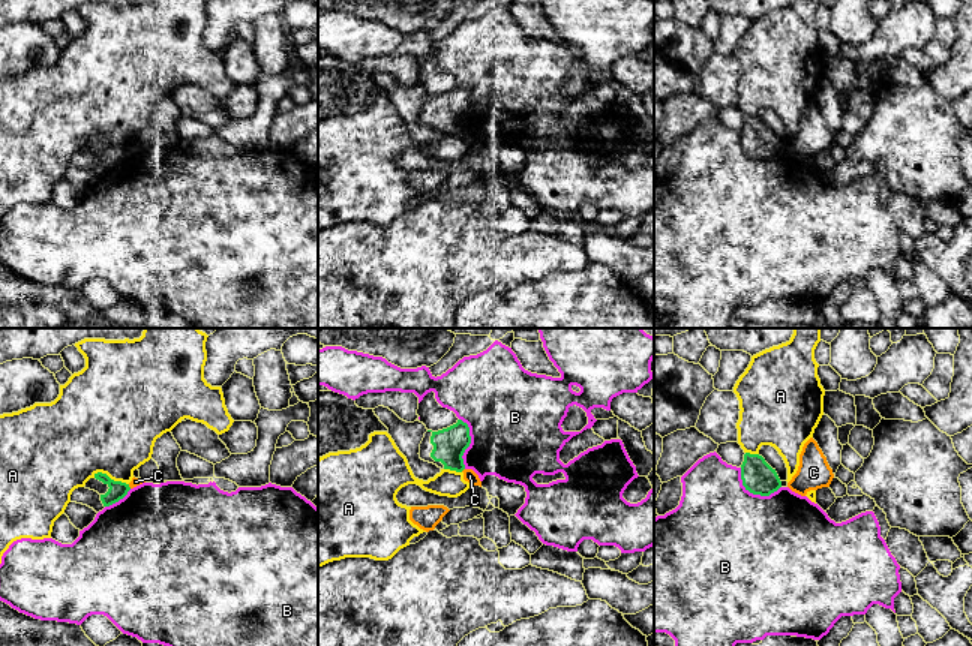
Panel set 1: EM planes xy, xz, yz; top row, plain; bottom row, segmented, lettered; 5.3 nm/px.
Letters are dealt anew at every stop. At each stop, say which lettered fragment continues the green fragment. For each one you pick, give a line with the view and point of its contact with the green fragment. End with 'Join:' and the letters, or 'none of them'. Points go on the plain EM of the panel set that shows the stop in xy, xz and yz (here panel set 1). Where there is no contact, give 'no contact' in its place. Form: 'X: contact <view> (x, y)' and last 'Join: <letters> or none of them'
Join: none of them

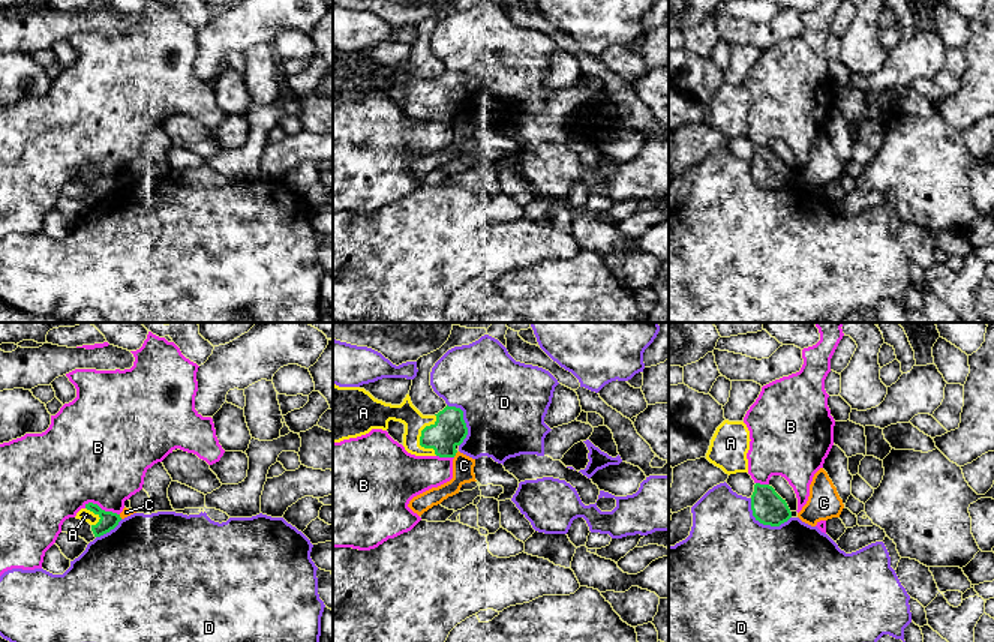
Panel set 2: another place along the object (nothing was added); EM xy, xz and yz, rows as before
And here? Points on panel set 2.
A: contact xz (420, 101)
Join: A

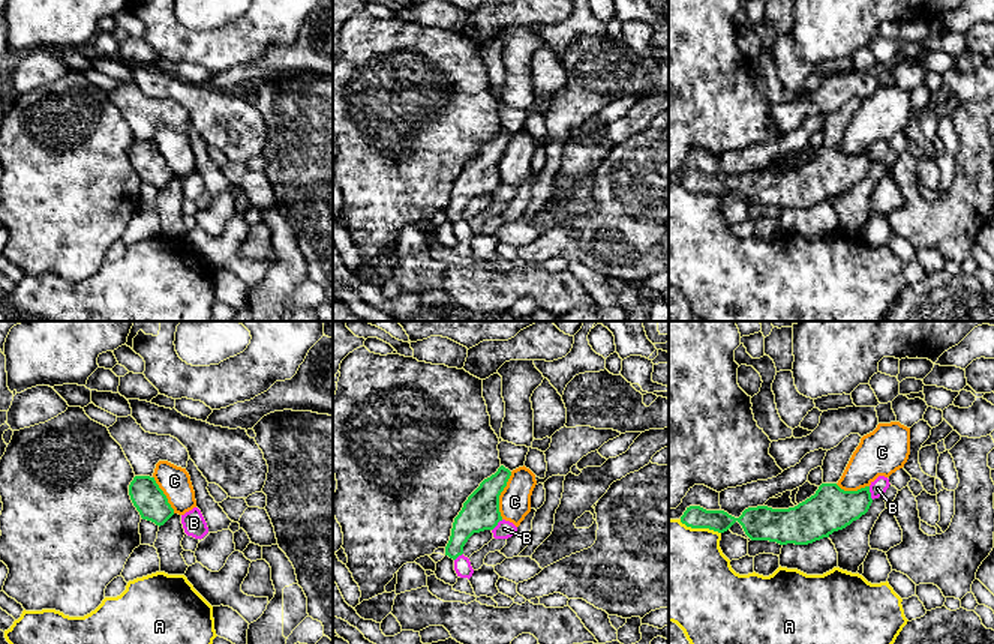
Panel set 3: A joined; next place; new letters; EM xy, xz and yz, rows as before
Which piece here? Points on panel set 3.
Join: none of them

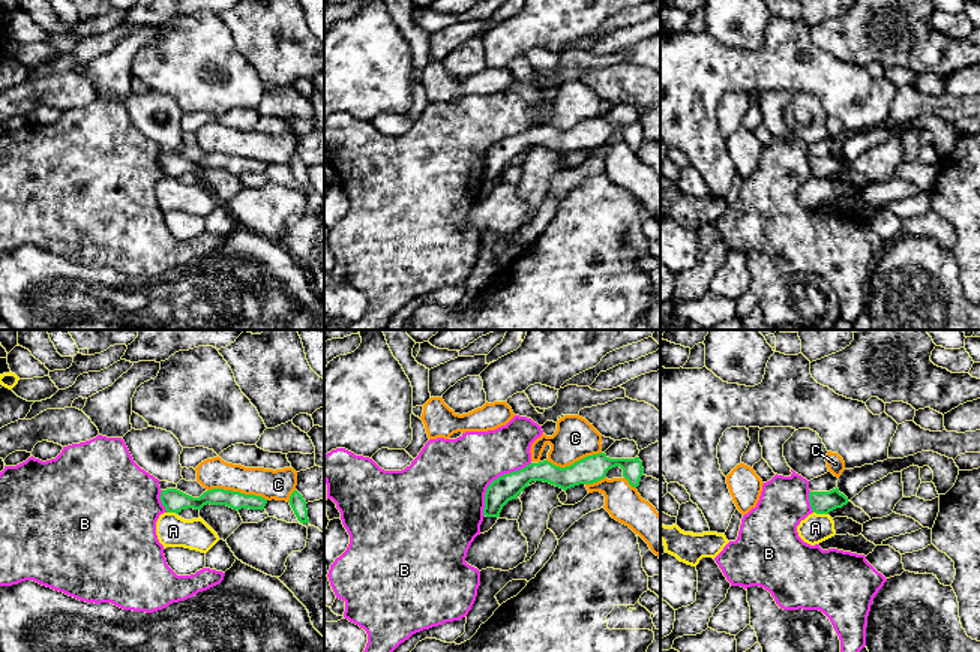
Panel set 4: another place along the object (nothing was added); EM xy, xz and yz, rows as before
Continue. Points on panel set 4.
Join: none of them

